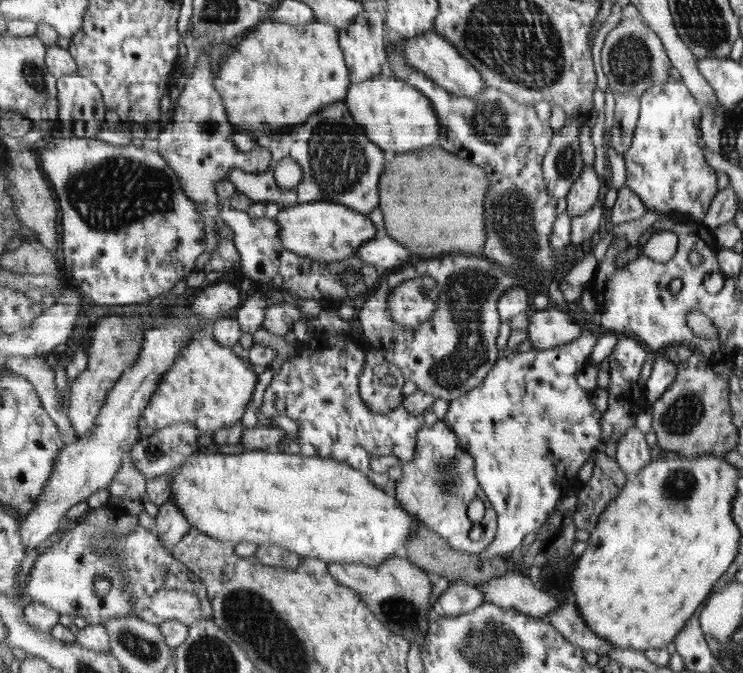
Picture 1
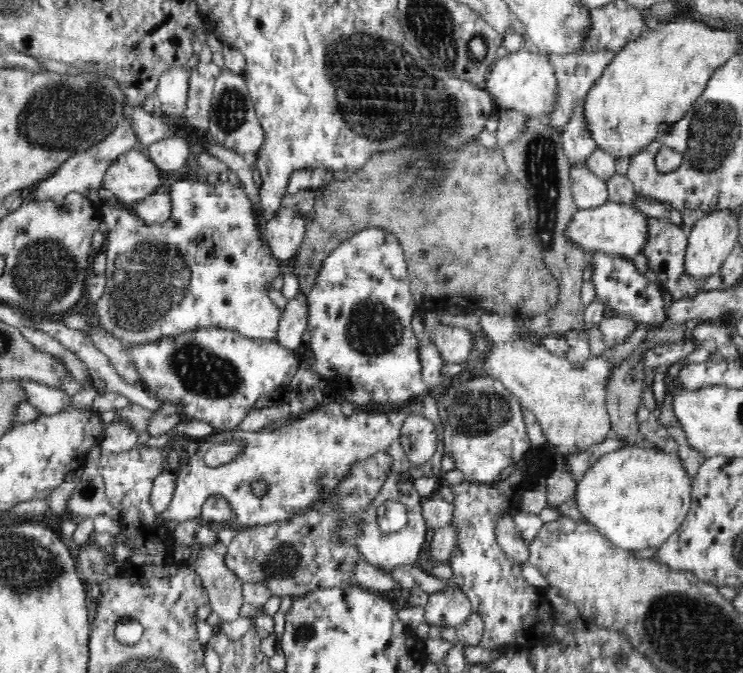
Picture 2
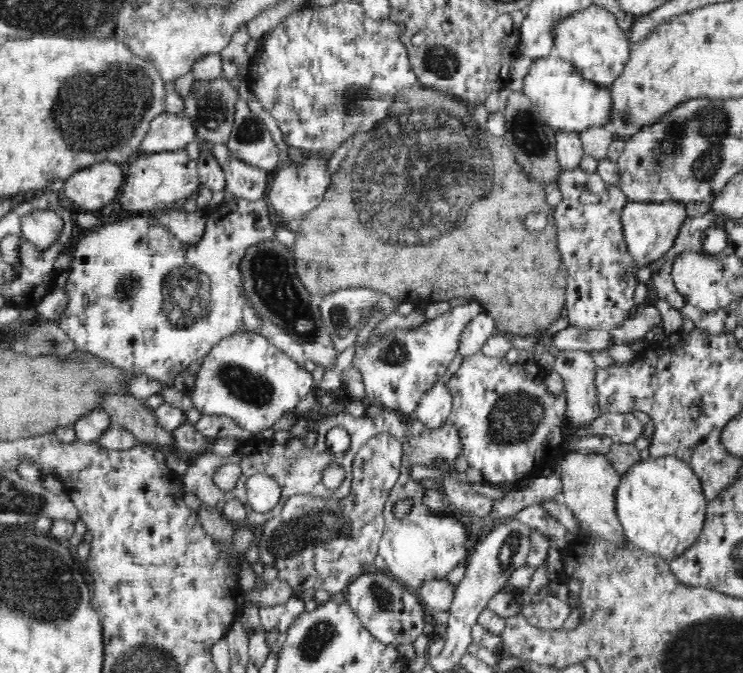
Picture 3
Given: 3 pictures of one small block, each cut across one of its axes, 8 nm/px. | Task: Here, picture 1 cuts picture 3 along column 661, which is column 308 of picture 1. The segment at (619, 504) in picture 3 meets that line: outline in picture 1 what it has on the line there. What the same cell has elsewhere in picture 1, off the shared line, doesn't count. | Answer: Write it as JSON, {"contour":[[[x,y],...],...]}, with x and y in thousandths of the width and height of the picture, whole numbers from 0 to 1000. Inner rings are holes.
{"contour":[[[330,669],[326,673],[262,673],[257,676],[249,688],[242,694],[236,695],[236,706],[230,718],[231,736],[229,740],[236,743],[236,749],[244,755],[249,770],[257,776],[258,785],[265,785],[273,790],[279,798],[291,801],[297,807],[307,810],[327,808],[327,805],[339,805],[346,813],[351,808],[365,807],[367,811],[376,811],[389,817],[390,820],[401,822],[408,828],[428,829],[441,837],[474,837],[474,838],[491,838],[491,840],[515,840],[524,828],[529,825],[546,825],[548,804],[555,799],[555,790],[561,780],[569,780],[564,776],[556,764],[545,761],[537,746],[532,743],[532,737],[521,737],[510,722],[499,716],[499,710],[494,704],[483,698],[478,698],[470,689],[462,689],[454,684],[410,678],[405,675],[394,675],[386,672],[358,672],[358,670],[338,670]]]}

